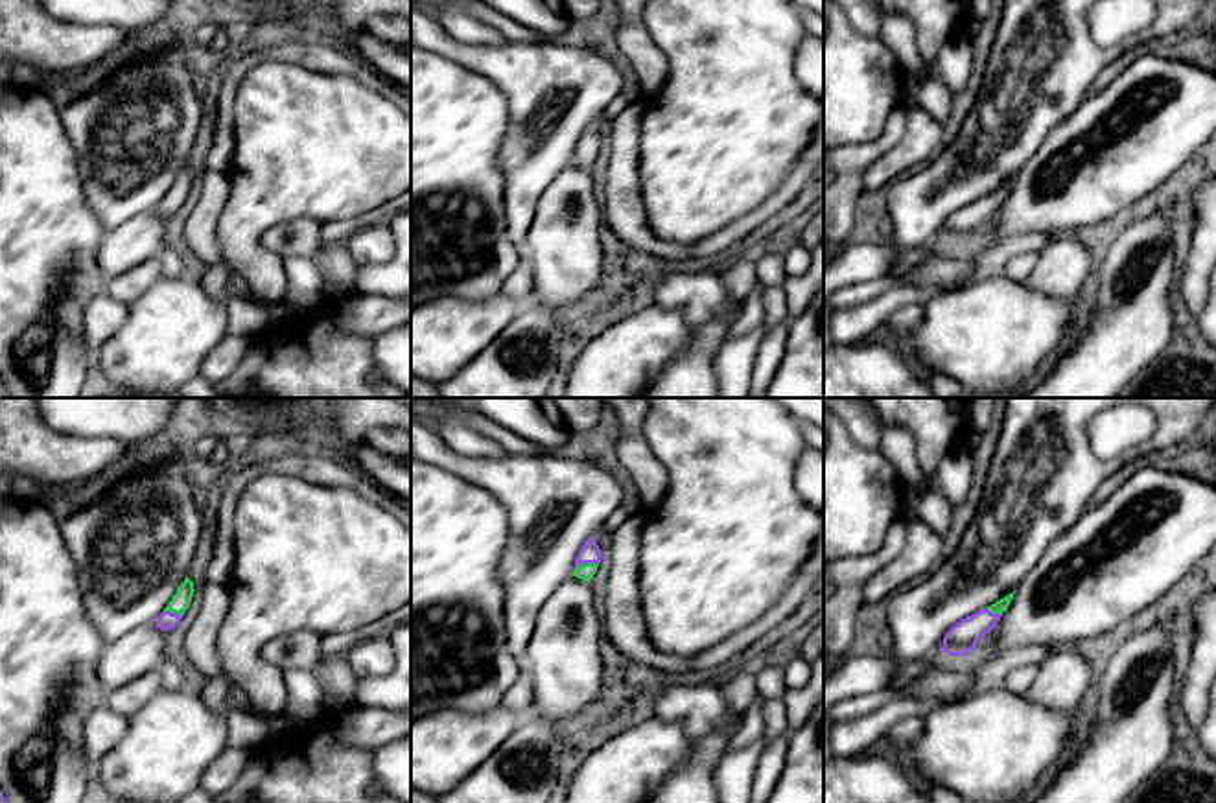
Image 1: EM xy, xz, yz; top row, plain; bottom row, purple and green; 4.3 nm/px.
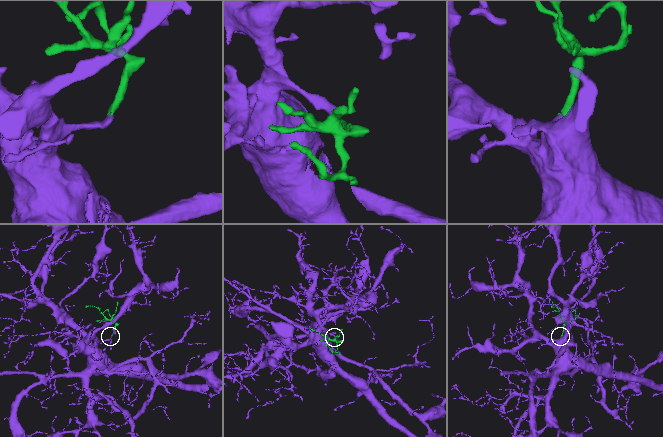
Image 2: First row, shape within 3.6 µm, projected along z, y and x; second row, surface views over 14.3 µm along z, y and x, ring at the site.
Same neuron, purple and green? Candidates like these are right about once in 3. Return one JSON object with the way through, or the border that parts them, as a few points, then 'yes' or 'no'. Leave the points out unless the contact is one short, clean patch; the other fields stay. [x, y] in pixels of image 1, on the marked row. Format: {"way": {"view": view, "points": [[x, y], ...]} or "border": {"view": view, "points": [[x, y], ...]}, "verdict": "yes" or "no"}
{"way": {"view": "xz", "points": [[590, 553], [586, 562], [586, 571]]}, "verdict": "yes"}

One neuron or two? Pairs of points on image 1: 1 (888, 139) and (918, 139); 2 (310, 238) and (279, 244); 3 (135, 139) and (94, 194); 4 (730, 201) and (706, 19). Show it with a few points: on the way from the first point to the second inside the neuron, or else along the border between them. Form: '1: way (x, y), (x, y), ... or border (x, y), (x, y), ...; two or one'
1: border (901, 105), (905, 113), (903, 137), (868, 168); two
2: way (303, 238), (286, 244); one
3: way (122, 151), (100, 181); one
4: way (724, 155), (724, 65); one

